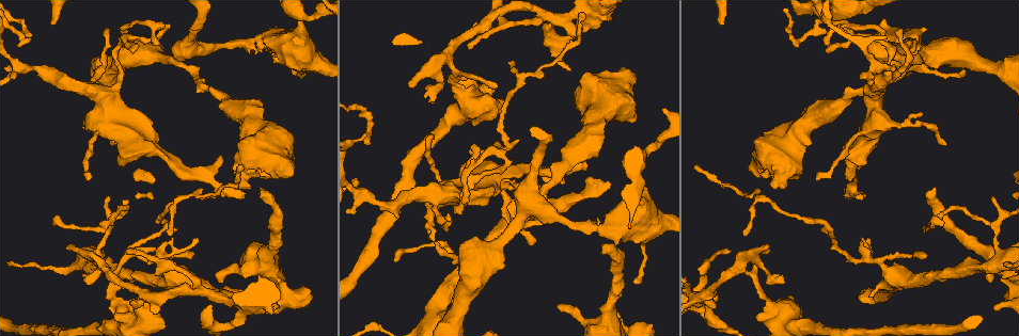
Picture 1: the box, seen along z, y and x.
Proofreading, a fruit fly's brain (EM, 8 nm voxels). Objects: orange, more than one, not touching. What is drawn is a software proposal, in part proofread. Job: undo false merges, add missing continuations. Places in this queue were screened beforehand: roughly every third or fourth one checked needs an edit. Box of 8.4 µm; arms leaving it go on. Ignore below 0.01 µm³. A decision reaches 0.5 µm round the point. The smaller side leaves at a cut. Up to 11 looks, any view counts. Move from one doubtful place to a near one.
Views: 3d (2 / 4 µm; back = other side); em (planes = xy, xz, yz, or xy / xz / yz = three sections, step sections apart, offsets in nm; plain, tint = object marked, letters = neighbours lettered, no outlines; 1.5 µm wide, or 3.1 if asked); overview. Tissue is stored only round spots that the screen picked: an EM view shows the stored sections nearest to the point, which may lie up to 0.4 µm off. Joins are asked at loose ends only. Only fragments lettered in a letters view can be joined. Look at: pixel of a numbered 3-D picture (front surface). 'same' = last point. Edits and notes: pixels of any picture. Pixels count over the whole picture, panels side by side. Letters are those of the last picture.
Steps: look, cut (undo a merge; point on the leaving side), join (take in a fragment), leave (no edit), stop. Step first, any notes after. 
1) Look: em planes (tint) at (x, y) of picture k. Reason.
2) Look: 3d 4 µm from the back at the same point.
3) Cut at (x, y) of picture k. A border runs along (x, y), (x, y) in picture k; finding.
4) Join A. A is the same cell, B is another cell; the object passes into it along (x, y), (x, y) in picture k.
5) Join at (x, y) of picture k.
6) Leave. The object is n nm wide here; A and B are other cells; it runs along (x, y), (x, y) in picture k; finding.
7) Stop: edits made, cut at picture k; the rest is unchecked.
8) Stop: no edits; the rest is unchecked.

Look: em planes (plain) at (92, 176) of picture 1. Tapers out.

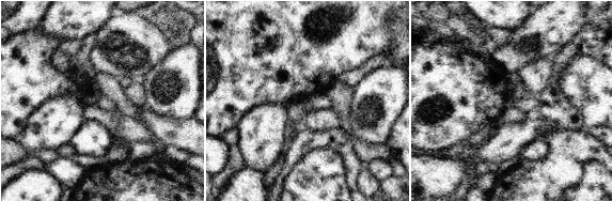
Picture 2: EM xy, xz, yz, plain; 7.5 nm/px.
Look: em planes (letters) at the same point.

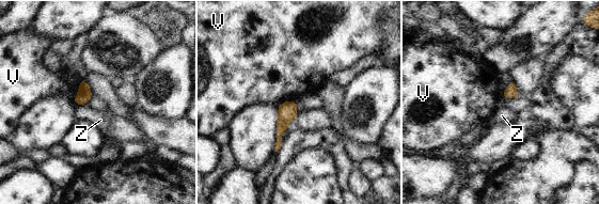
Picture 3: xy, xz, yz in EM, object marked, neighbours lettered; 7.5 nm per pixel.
Leave. The longest contact is with V, 180 nm; V and Z are other cells; a border runs along (80, 79), (78, 93), (73, 100) in picture 3; none of them fits.

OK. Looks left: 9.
Look: em xy step 8 (letters) at (611, 185) of picture 1. Branch stops here.

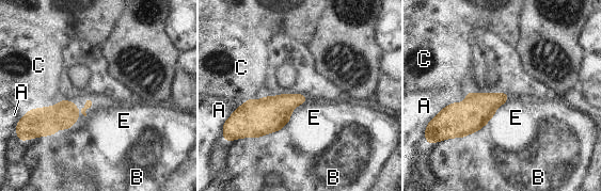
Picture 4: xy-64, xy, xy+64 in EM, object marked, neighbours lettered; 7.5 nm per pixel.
Look: em planes (letters) at the same point. Cut it another way.

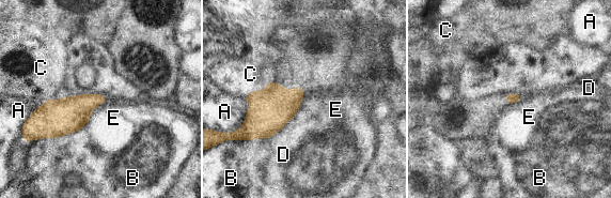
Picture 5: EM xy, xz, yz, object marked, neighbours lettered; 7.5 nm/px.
Leave. The longest contact is with B, 360 nm; A, B, C, D and E are other cells; a border runs along (302, 97), (301, 104), (293, 118) in picture 5; no lettered fragment goes on from it.

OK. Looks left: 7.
Look: 3d 4 µm at (870, 295) of picture 1. Branch stops here.

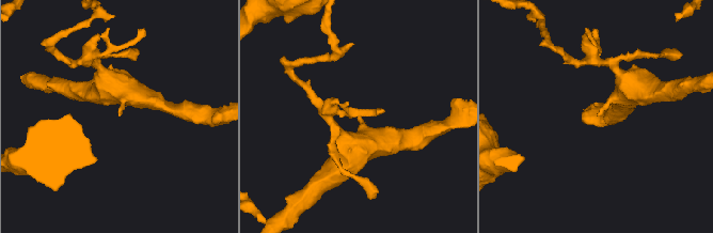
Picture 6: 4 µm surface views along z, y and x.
Look: em yz step 8 (tint) at (599, 115) of picture 6.

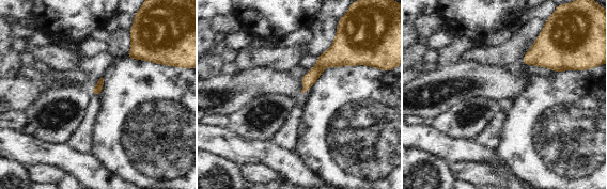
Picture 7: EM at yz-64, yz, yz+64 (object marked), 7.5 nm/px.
Look: em planes (letters) at the same point.

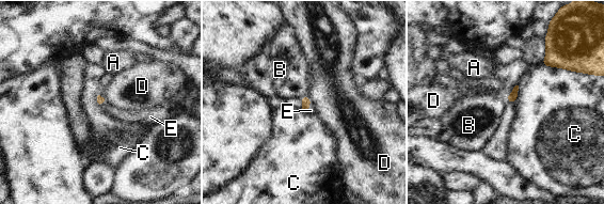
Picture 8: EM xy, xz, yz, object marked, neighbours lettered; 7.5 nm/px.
Join E. E is the same cell, A, B, C and D are other cells; the object passes into it along (305, 102), (308, 107), (311, 110) in picture 8; the neuron continues.

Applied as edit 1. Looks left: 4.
Look: overview. See it whole again.

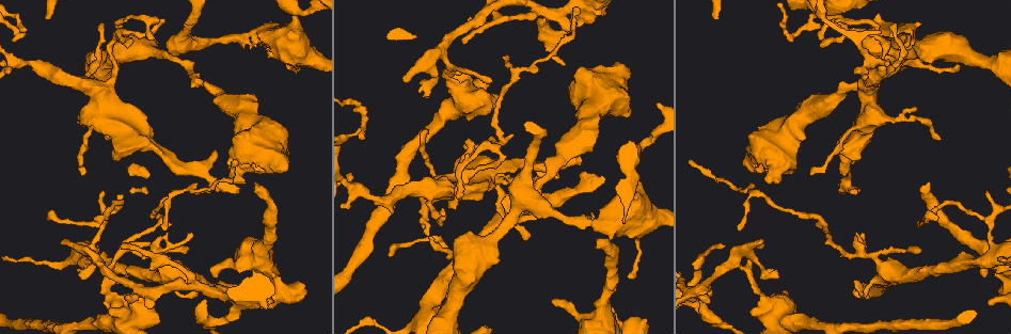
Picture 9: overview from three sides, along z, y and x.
Look: 3d 4 µm at (557, 302) of picture 9. An open end.

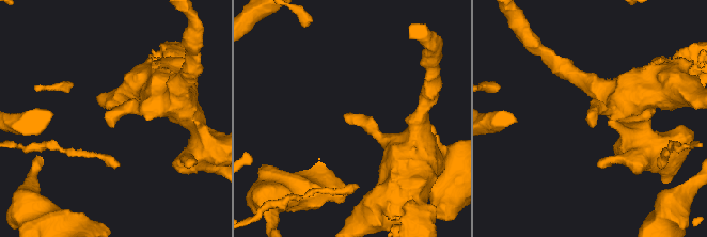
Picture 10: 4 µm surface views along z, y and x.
Look: em planes (letters) at (356, 121) of picture 10.

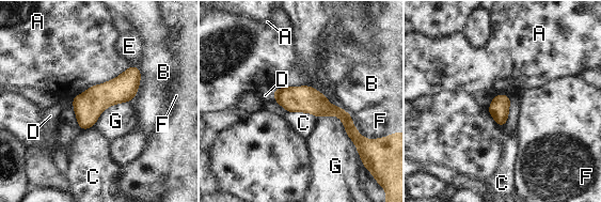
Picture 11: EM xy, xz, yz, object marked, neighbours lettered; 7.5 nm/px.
Leave. A, B, C, D, E, F and G are other cells; a border runs along (317, 118), (336, 115), (358, 151) in picture 11; no lettered fragment goes on from it.

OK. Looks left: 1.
Stop: edits made, join at picture 8; the rest is unchecked.

